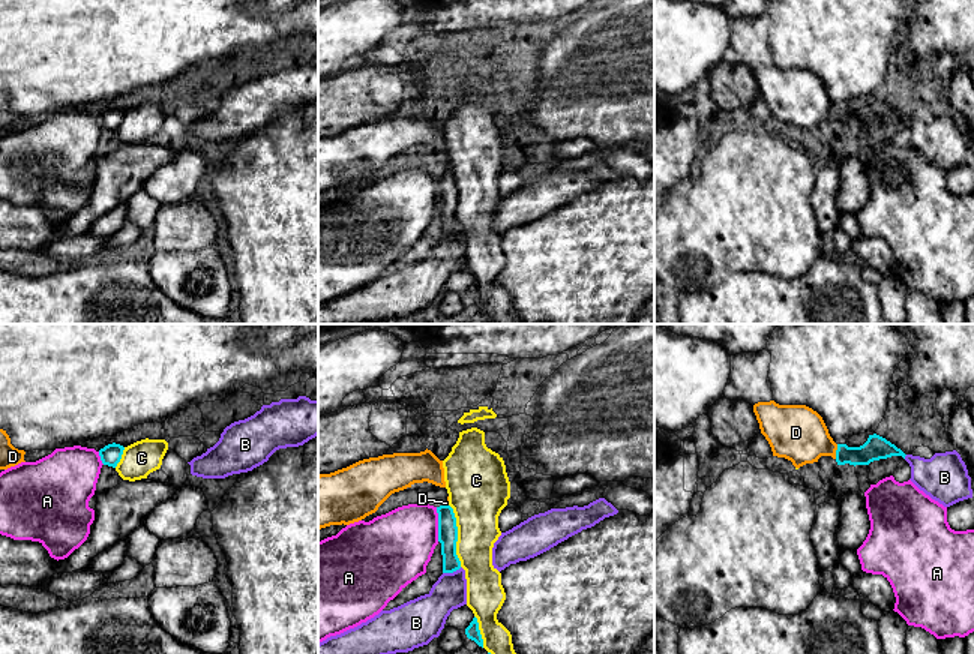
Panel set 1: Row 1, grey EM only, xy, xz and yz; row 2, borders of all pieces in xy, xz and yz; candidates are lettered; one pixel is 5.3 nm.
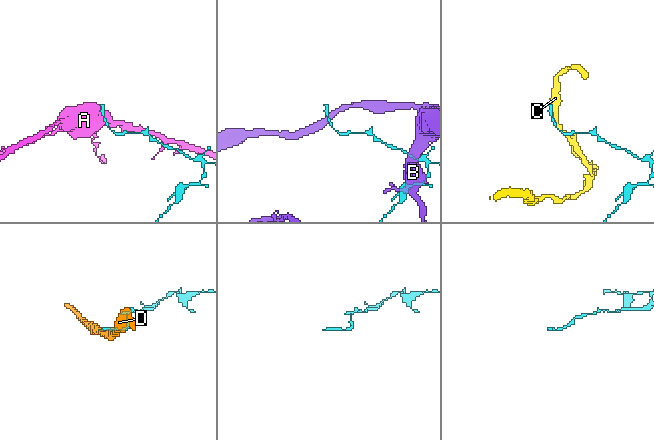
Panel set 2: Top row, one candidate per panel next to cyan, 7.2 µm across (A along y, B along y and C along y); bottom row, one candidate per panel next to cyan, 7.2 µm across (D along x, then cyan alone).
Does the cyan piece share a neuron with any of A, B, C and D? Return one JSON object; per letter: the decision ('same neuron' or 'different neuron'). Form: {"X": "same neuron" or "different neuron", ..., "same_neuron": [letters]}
{"A": "different neuron", "B": "different neuron", "C": "different neuron", "D": "same neuron", "same_neuron": ["D"]}

